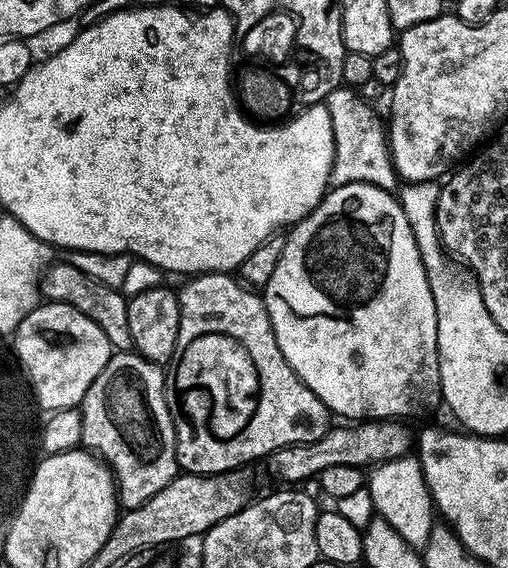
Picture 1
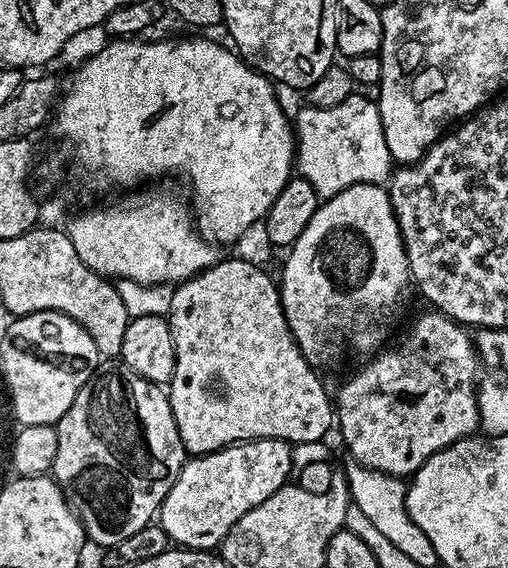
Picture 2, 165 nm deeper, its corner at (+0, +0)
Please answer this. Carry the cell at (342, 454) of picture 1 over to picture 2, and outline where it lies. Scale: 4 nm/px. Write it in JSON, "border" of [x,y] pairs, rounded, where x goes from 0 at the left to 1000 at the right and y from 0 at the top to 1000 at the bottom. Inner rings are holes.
{"border":[[[482,775],[455,782],[449,789],[431,789],[425,796],[409,796],[404,803],[378,803],[364,808],[358,827],[335,856],[335,870],[327,870],[323,882],[315,886],[311,921],[327,933],[333,952],[356,965],[407,965],[431,967],[439,958],[445,940],[500,891],[524,884],[549,863],[569,850],[567,836],[579,831],[575,822],[577,783],[563,775]]]}

